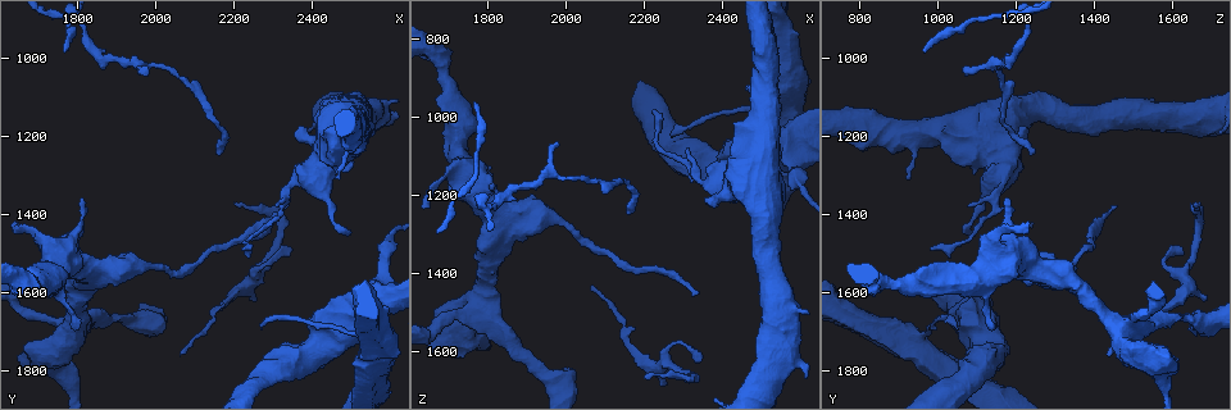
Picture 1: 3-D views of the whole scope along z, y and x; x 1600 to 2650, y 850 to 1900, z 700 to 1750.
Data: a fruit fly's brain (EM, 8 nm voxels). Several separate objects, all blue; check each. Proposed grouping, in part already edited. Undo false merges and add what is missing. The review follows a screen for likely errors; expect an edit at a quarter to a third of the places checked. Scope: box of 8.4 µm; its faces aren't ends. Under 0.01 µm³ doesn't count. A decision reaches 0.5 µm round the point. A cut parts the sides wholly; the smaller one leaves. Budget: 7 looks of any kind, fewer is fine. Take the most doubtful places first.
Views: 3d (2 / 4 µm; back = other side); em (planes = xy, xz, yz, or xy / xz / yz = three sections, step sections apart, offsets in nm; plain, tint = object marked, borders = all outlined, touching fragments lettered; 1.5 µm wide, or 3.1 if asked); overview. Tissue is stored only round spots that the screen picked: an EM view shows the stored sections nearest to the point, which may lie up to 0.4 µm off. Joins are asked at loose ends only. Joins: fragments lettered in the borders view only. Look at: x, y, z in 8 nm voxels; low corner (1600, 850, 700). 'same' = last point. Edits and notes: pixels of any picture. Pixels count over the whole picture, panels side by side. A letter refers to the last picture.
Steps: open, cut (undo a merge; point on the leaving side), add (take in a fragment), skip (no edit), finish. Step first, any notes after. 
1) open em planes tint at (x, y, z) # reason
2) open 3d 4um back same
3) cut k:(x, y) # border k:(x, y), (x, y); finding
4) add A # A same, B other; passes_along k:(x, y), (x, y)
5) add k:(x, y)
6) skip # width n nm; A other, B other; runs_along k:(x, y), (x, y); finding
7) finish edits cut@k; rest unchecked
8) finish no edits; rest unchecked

open em xz step 4 borders at (2200, 1375, 1670) # tapers out

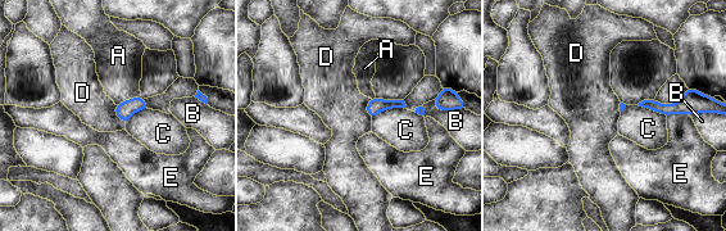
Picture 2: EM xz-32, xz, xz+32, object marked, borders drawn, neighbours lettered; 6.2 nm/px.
open em planes borders same

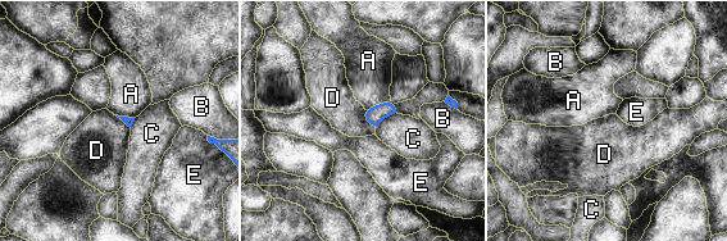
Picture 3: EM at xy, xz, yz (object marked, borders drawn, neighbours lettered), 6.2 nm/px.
skip # A other, B other, C other, D other, E other; no lettered fragment goes on from it

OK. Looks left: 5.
open em xz step 4 tint at (1970, 1045, 1070)

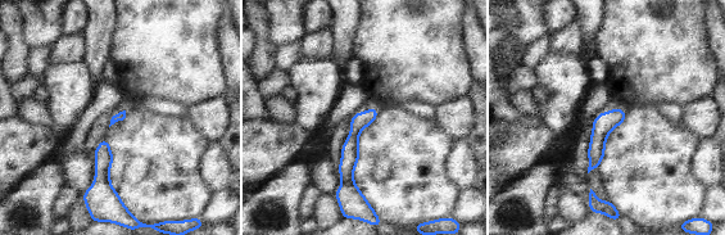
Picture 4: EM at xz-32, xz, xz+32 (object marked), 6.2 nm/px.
open em xy step 8 borders same # another direction

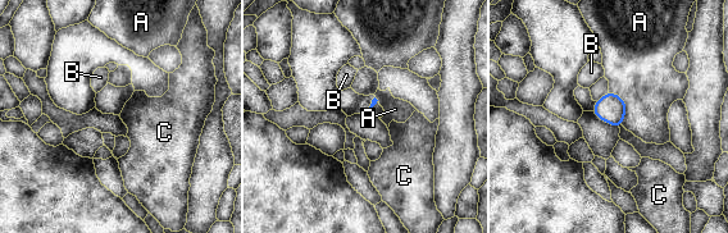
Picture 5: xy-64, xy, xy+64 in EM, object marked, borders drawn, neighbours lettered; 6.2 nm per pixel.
skip # A other, B other, C other; none of them fits

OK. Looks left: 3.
open 3d 2um at (2160, 1245, 1240)

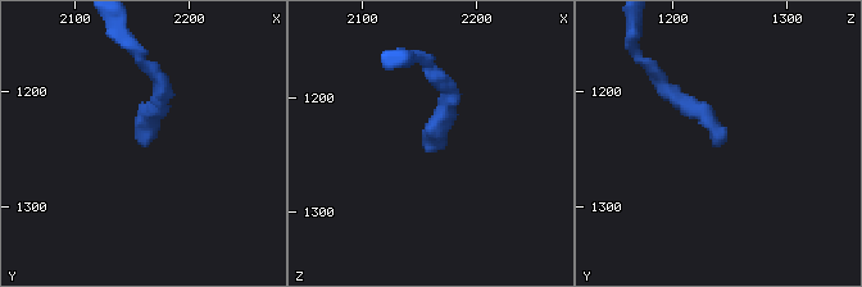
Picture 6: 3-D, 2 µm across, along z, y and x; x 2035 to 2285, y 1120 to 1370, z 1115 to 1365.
open em planes plain at (2162, 1248, 1238) # now the EM

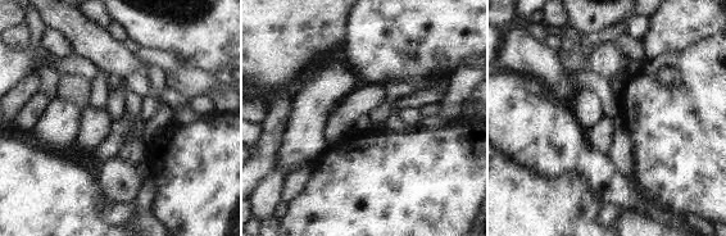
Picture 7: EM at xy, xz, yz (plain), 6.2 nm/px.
open em planes borders same

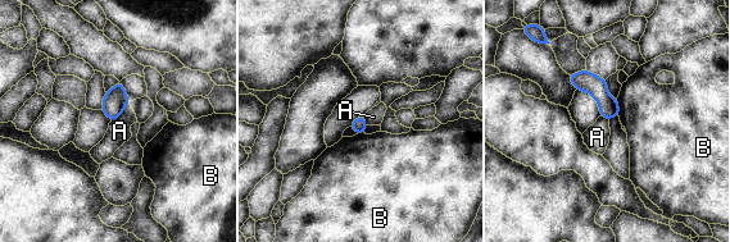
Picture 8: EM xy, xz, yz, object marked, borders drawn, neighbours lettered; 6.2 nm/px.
skip # width 90 nm; A other, B other; runs_along 8:(572, 77), (585, 81), (616, 112); no lettered fragment goes on from it

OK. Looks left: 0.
finish no edits; rest unchecked

